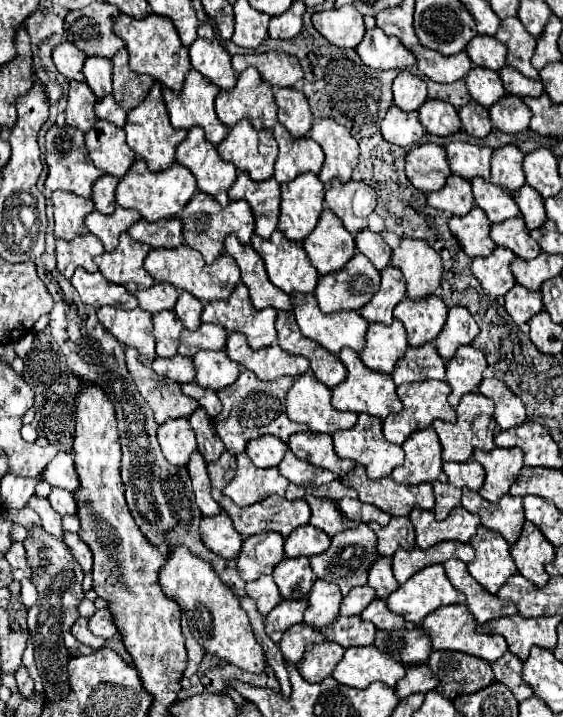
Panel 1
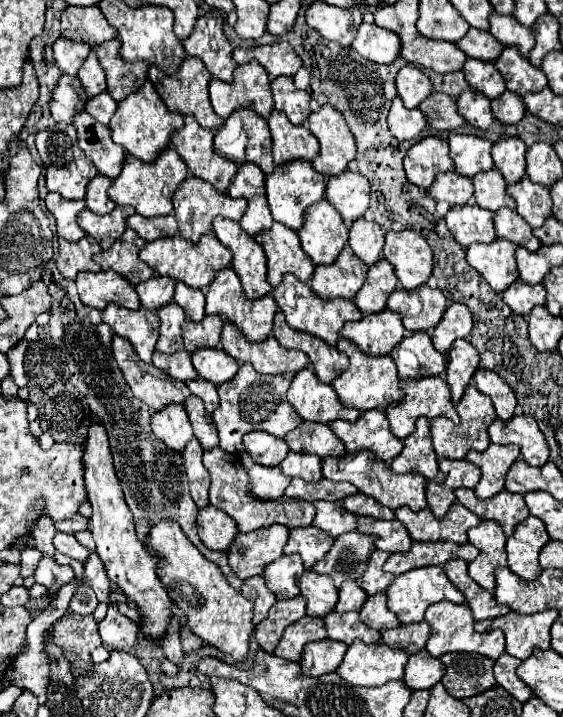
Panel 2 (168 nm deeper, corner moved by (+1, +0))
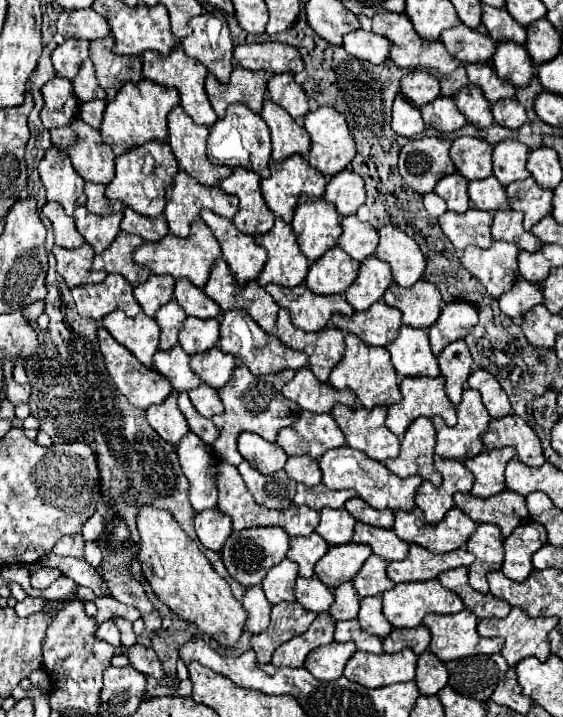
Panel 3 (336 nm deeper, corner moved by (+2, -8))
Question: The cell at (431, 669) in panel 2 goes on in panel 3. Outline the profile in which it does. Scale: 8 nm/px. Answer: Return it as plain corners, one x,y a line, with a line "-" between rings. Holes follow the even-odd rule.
424,651
418,657
416,677
414,677
420,695
436,695
448,681
448,671
440,659
432,655
432,651

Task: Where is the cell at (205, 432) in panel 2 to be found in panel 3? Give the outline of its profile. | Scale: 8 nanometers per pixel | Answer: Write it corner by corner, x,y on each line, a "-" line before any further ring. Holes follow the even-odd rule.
178,393
178,407
180,407
180,411
184,413
184,417
186,417
186,421
188,421
190,431
196,433
204,443
212,445
212,443
216,441
216,437
218,437
216,425
214,425
208,417
202,417
202,415
194,409
194,405
192,405
190,399
188,399
188,393

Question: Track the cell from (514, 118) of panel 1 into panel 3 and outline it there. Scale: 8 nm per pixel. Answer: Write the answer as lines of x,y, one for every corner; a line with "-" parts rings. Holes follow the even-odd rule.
502,99
492,103
494,121
506,129
518,129
526,121
526,111
516,99

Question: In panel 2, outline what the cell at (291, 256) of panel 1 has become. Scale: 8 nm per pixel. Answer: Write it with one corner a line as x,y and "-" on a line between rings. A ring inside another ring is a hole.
273,223
271,229
257,233
255,241
265,249
267,281
273,287
281,283
283,273
293,273
303,283
311,279
315,265
301,249
297,231
285,227
283,223

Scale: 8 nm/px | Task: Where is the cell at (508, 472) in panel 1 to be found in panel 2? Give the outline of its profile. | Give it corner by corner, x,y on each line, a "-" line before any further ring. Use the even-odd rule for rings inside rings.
491,443
489,449
483,453
469,451
467,461
475,463
481,469
481,479
473,489
475,495
485,499
503,491
505,475
509,467
513,465
513,461
517,461
517,457
519,457
517,445
493,445

